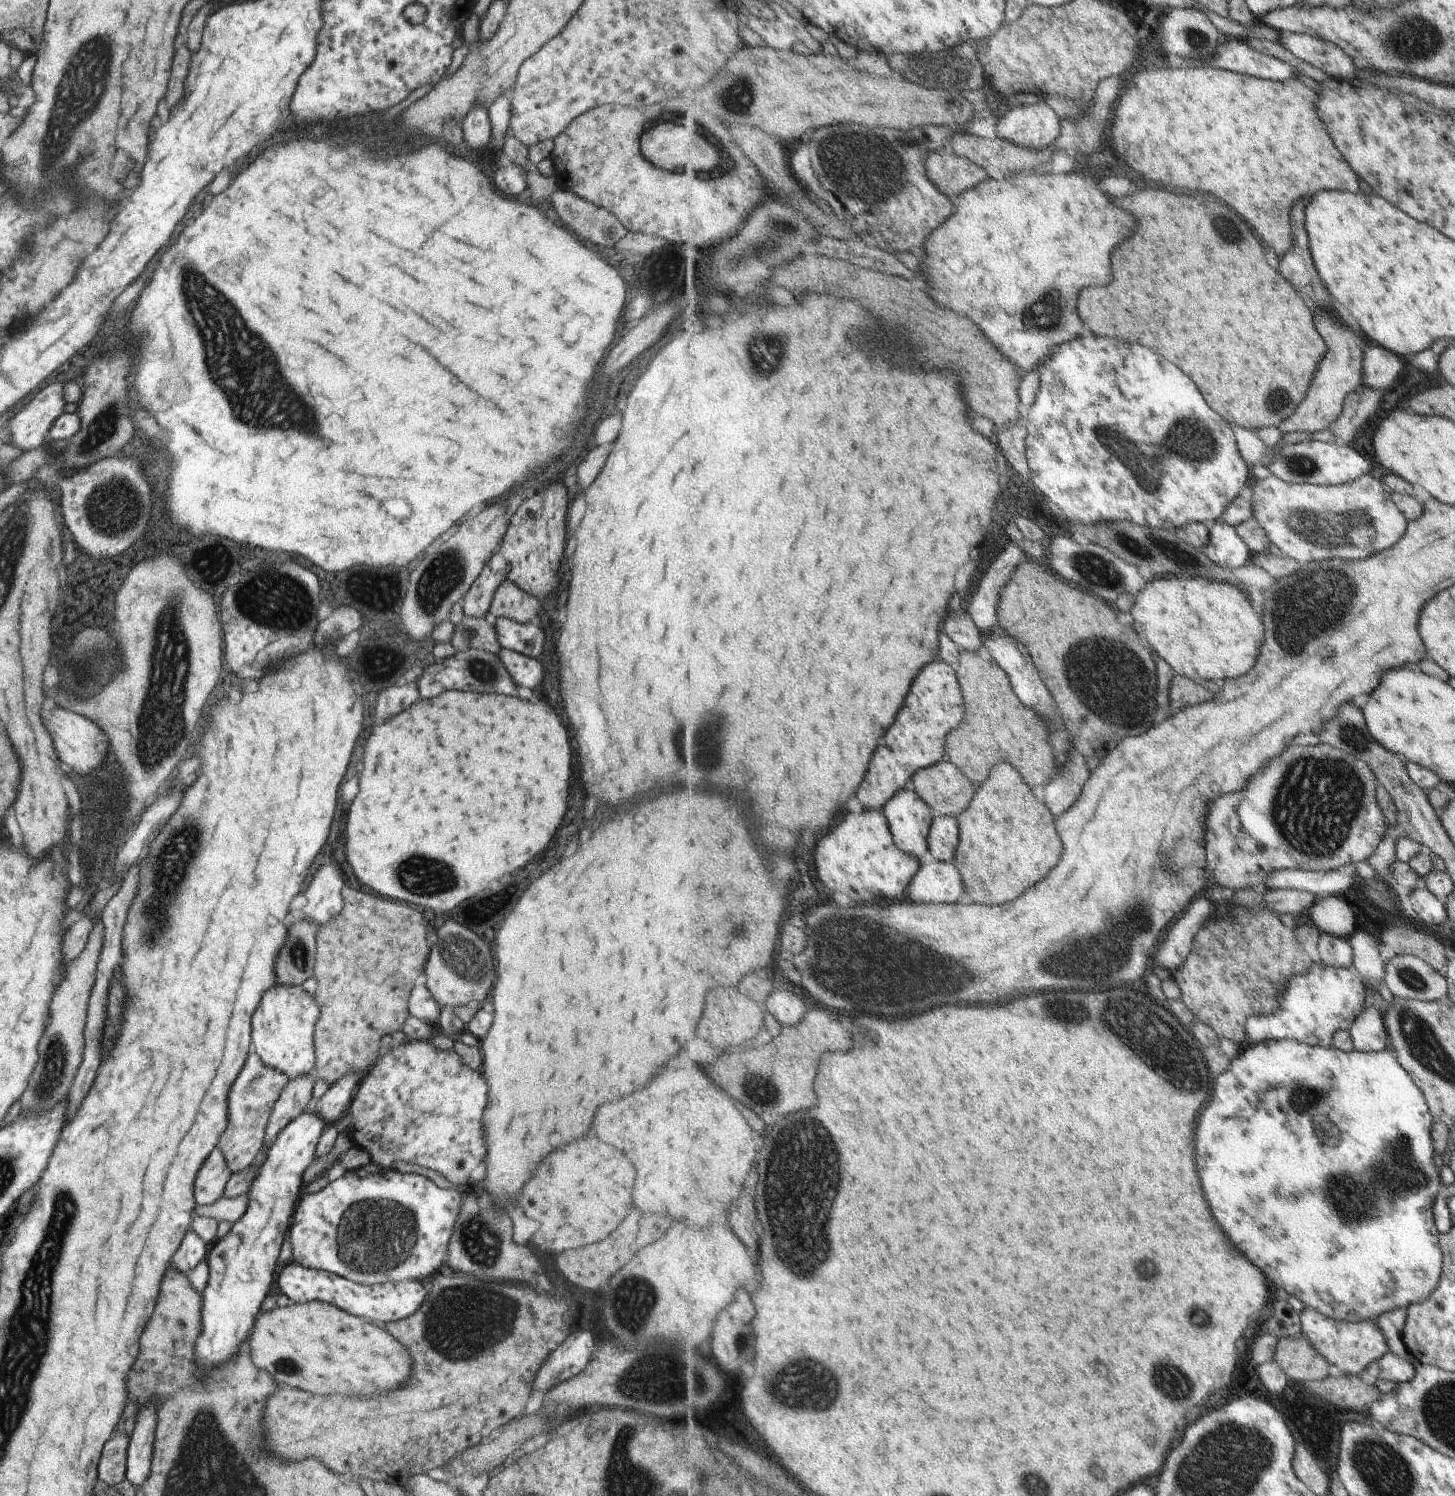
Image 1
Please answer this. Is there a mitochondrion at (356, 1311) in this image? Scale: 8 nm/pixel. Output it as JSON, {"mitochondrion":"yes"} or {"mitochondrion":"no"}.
{"mitochondrion":"no"}

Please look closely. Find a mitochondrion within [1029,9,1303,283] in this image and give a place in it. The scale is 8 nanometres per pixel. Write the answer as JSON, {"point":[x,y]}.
{"point":[1193,37]}

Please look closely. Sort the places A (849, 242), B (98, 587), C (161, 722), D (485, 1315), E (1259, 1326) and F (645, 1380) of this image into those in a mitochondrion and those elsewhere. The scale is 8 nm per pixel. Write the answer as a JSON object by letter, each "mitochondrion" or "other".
{"A":"other","B":"other","C":"mitochondrion","D":"mitochondrion","E":"other","F":"mitochondrion"}

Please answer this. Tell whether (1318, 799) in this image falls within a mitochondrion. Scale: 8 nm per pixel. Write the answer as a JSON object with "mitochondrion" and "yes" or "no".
{"mitochondrion":"yes"}

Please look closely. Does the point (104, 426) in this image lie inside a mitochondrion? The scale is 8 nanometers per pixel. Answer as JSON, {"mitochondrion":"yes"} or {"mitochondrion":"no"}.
{"mitochondrion":"yes"}

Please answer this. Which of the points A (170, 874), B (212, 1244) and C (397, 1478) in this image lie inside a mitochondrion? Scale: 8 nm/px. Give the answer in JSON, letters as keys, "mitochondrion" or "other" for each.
{"A":"mitochondrion","B":"other","C":"other"}

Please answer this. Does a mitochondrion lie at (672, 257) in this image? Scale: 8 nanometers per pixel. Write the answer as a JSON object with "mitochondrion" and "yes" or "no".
{"mitochondrion":"no"}

